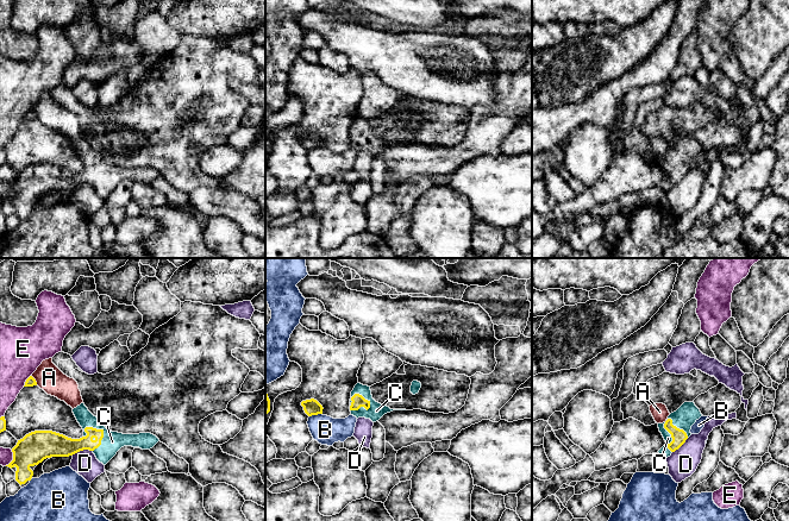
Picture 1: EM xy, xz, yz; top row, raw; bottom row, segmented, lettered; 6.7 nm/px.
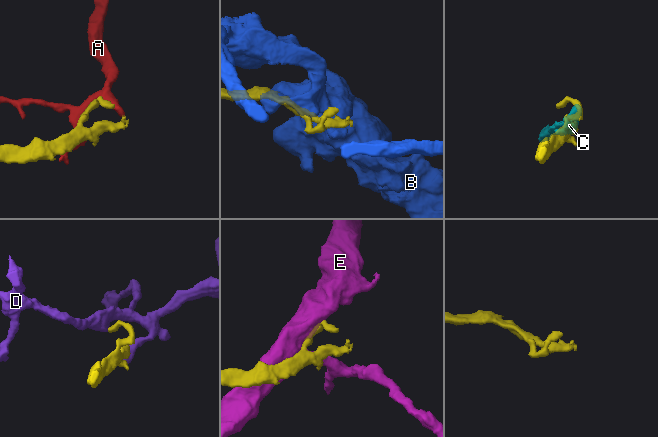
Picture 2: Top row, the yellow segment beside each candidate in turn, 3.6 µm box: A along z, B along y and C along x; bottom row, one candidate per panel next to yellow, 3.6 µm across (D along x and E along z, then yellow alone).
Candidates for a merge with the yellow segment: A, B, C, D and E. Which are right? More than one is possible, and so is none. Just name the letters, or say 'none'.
C

